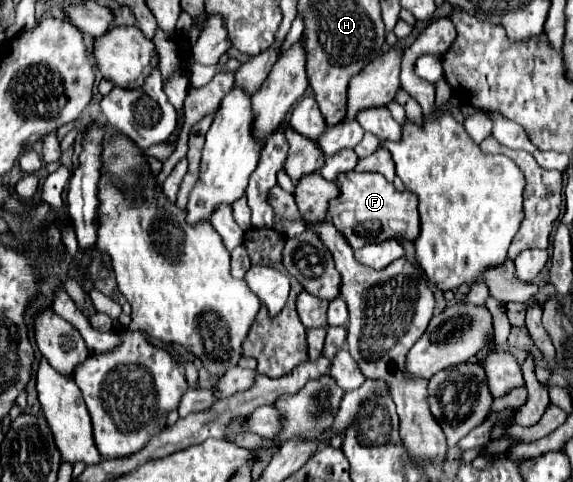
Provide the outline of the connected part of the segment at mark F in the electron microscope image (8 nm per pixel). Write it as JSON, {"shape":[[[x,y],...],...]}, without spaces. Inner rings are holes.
{"shape":[[[350,171],[350,173],[344,173],[344,175],[338,177],[338,187],[340,187],[340,197],[332,199],[328,213],[332,217],[334,227],[346,237],[346,241],[350,243],[352,249],[360,249],[360,247],[364,247],[368,243],[380,243],[380,241],[396,239],[396,237],[400,237],[400,241],[402,239],[414,241],[416,235],[420,233],[420,219],[418,219],[418,211],[416,211],[416,205],[418,205],[416,195],[410,193],[410,191],[398,191],[382,175],[378,175],[378,173],[356,173],[356,171]]]}

